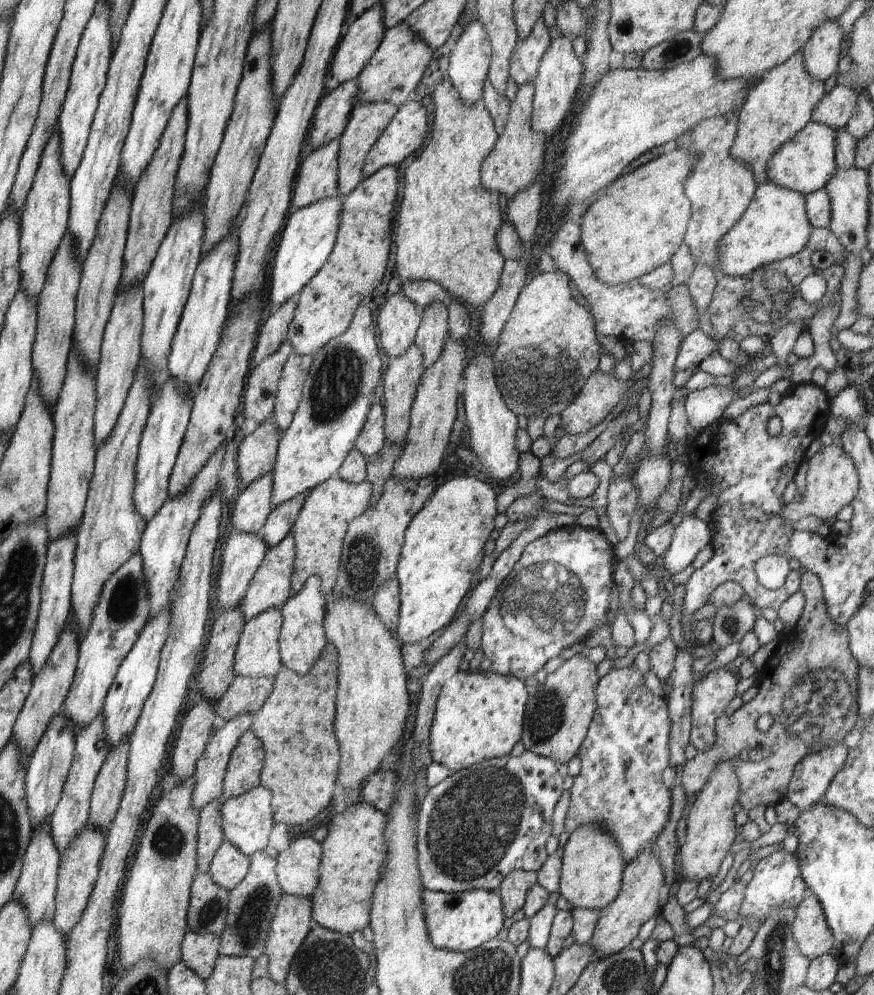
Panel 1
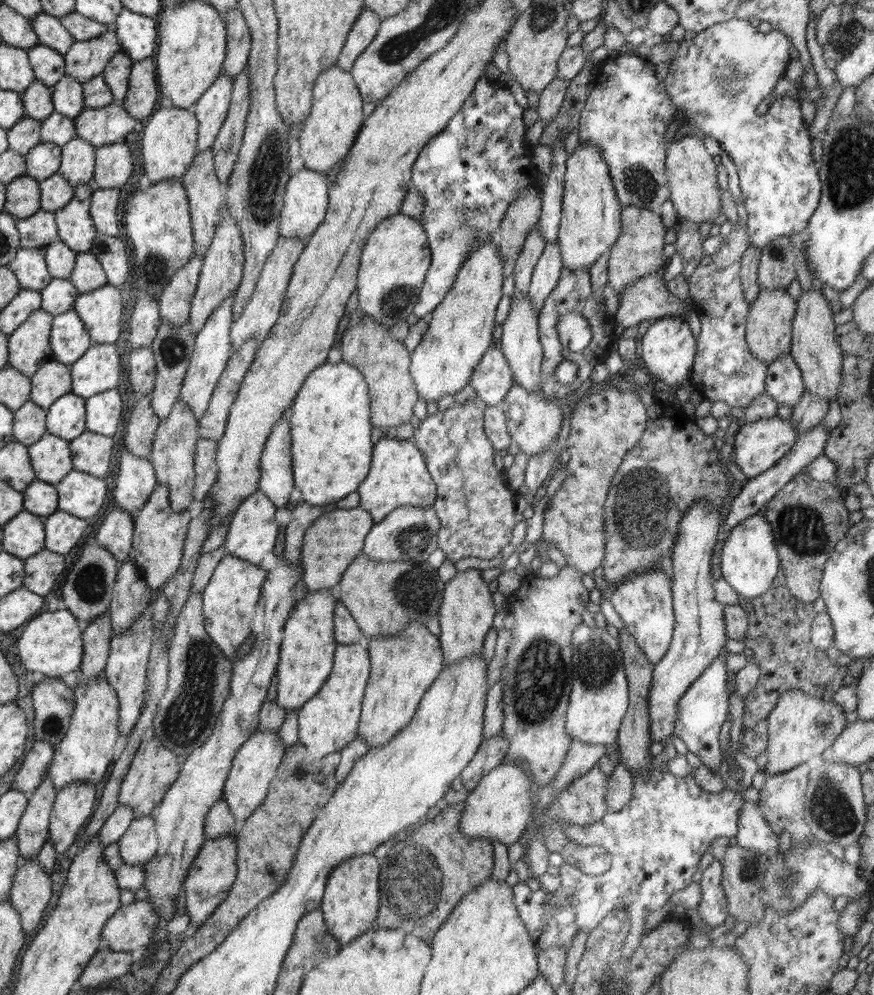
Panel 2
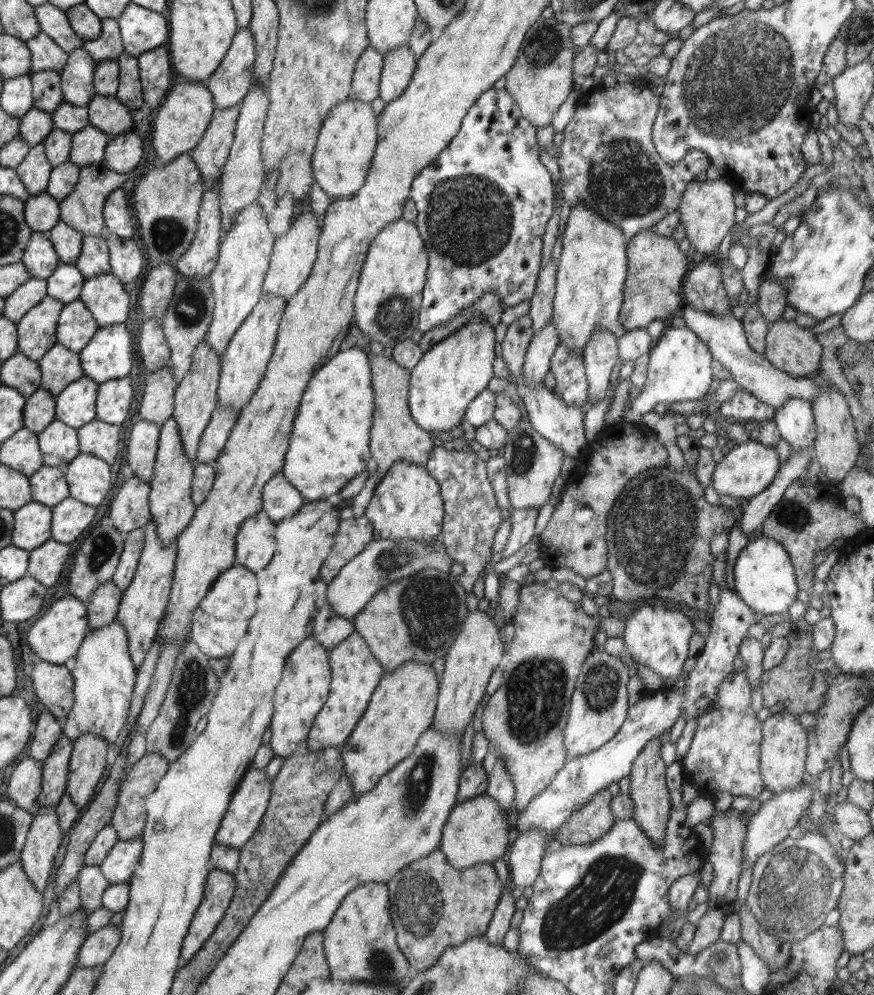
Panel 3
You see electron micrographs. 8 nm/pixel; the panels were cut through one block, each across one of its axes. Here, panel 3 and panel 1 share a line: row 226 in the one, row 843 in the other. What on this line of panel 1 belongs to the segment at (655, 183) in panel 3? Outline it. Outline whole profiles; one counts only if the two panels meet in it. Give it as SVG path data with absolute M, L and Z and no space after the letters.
M636 666L625 667L623 669L612 669L606 676L599 679L596 687L596 710L592 717L590 726L587 730L587 735L581 744L580 750L577 752L581 760L580 773L574 777L573 786L570 789L570 803L565 820L565 831L570 834L573 830L576 830L582 825L596 825L599 826L604 832L608 832L616 839L616 842L620 845L623 859L631 861L635 859L636 855L639 855L640 851L644 849L650 849L654 847L653 840L656 835L661 833L663 826L667 823L672 804L671 790L664 785L662 781L662 772L669 766L669 732L671 731L671 720L668 716L667 699L665 697L659 697L652 694L645 685L645 678L643 674L638 670Z

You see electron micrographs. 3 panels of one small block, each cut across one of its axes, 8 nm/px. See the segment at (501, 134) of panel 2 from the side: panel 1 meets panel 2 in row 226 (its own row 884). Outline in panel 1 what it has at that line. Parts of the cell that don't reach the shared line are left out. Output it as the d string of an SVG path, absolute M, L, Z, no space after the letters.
M527 746L526 750L520 754L520 756L512 757L506 755L495 759L483 760L464 770L452 772L451 775L440 784L428 788L419 804L419 815L416 827L416 848L419 856L417 865L419 866L423 888L429 891L442 891L445 893L472 891L474 889L496 892L502 880L512 871L530 871L537 873L548 858L546 854L546 841L552 834L552 813L554 812L554 806L558 804L560 795L564 791L562 787L563 777L558 773L558 767L557 762L553 758L537 755L528 749Z

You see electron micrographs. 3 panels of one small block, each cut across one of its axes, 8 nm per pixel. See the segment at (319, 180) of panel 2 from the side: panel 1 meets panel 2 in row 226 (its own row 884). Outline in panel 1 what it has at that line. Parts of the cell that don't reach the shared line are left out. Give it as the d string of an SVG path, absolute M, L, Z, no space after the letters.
M302 836L291 841L289 848L277 856L275 871L284 893L312 898L319 879L319 864L322 854L321 844L311 836Z

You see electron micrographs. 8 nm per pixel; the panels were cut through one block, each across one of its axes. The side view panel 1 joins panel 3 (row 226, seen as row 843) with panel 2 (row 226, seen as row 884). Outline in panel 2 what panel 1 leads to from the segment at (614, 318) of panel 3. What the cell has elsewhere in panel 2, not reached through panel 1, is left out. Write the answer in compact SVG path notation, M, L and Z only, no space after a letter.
M580 144L565 165L563 213L557 240L563 264L573 271L584 269L589 272L591 264L620 236L623 208L617 199L608 165L596 146Z

